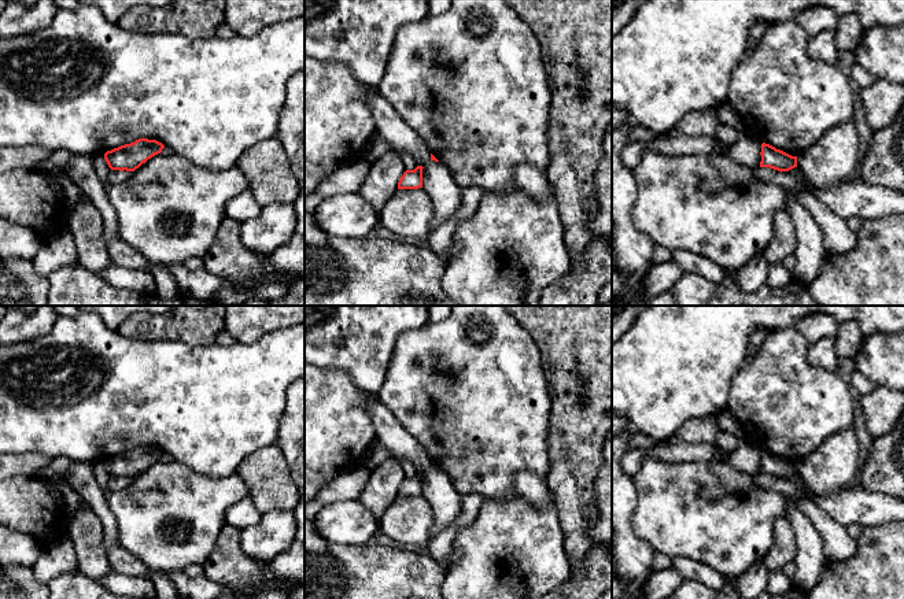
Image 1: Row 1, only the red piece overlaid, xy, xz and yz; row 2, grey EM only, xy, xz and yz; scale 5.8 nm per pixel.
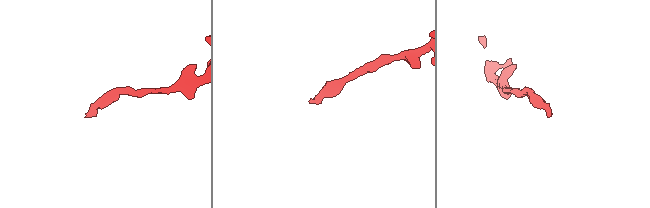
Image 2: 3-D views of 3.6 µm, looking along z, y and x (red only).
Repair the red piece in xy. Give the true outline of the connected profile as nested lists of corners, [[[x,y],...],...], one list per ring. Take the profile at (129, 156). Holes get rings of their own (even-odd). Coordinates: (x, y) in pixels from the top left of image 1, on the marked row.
[[[139,138],[104,154],[111,170],[134,171],[152,156],[162,152],[165,145],[156,140]]]

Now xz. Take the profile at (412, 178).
[[[423,166],[414,170],[406,170],[398,182],[398,189],[418,189],[423,188]]]

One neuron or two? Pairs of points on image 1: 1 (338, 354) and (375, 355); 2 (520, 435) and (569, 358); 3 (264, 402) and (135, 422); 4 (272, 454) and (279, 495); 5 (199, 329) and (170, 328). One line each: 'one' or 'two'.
1: one
2: two
3: one
4: one
5: one

